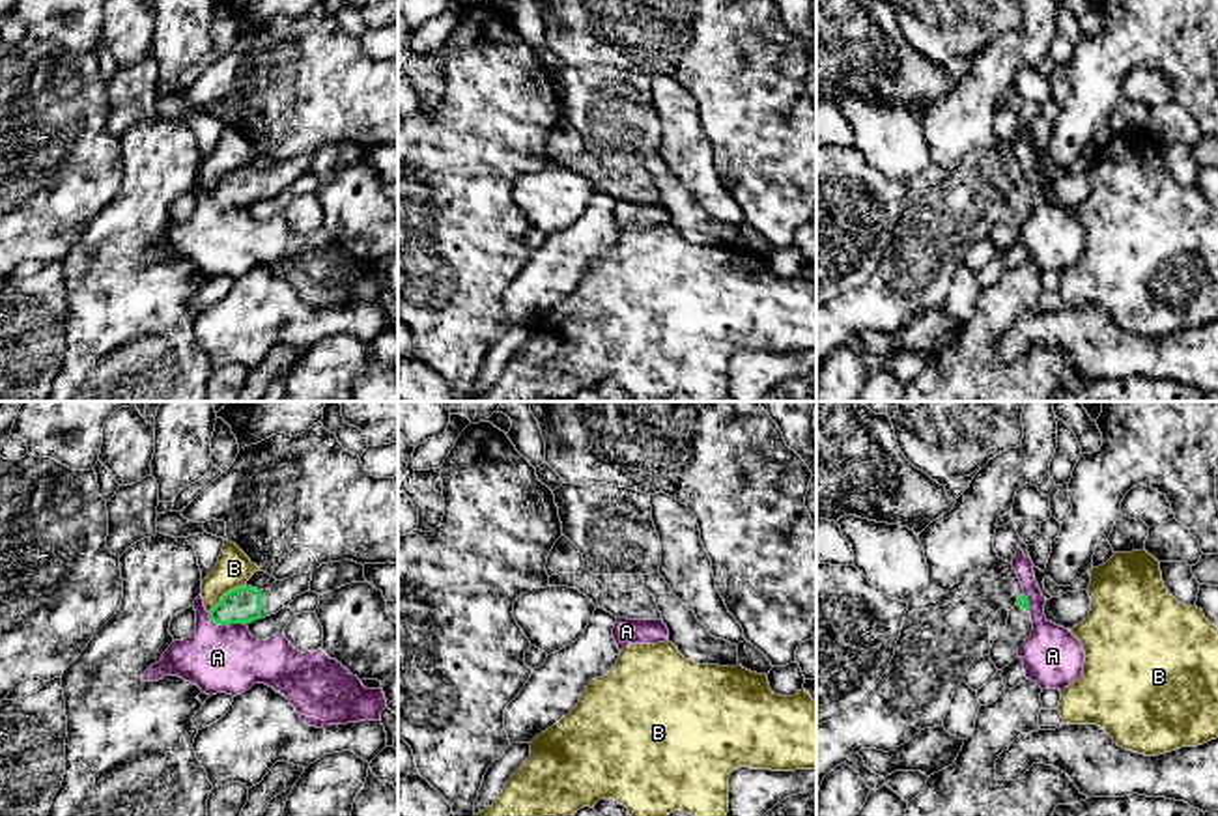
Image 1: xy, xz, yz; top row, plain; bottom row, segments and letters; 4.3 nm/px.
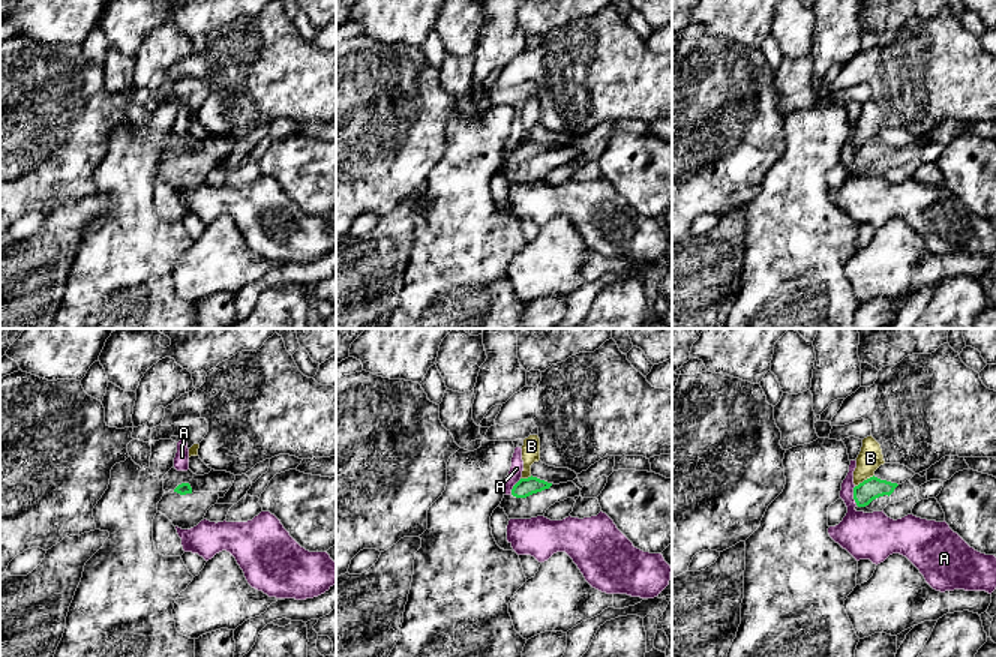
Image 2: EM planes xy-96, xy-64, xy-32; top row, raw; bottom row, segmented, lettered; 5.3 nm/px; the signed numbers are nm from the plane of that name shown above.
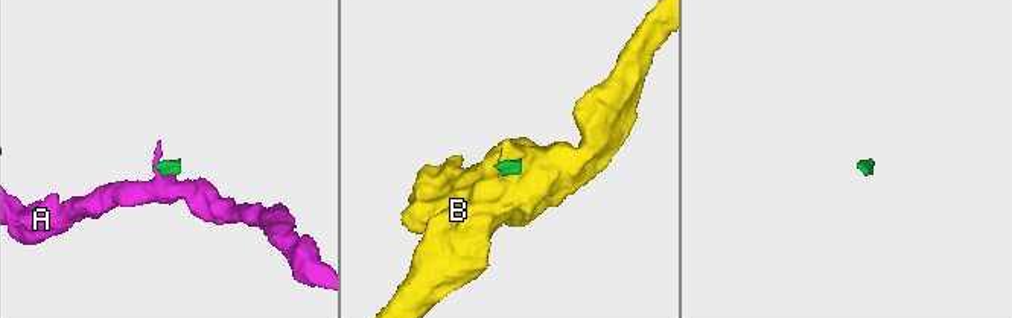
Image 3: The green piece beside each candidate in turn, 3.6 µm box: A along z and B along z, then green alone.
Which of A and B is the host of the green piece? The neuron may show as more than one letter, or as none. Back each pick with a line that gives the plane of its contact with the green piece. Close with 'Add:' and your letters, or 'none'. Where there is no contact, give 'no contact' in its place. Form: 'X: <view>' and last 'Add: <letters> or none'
Add: none

